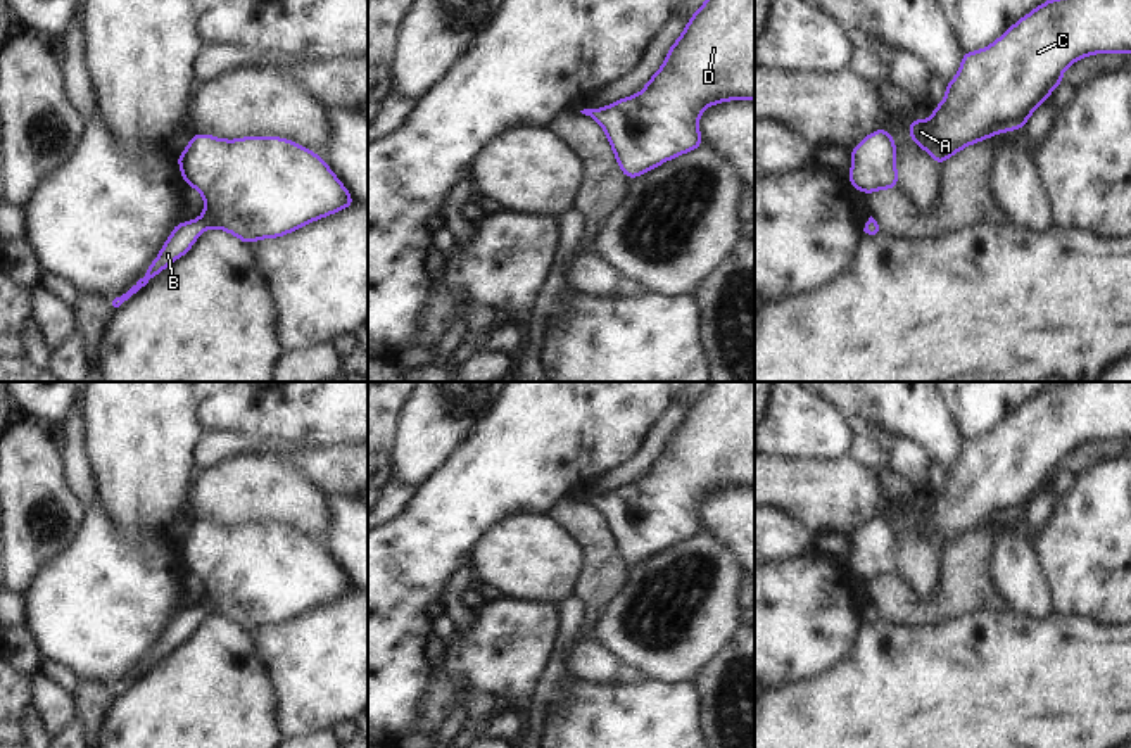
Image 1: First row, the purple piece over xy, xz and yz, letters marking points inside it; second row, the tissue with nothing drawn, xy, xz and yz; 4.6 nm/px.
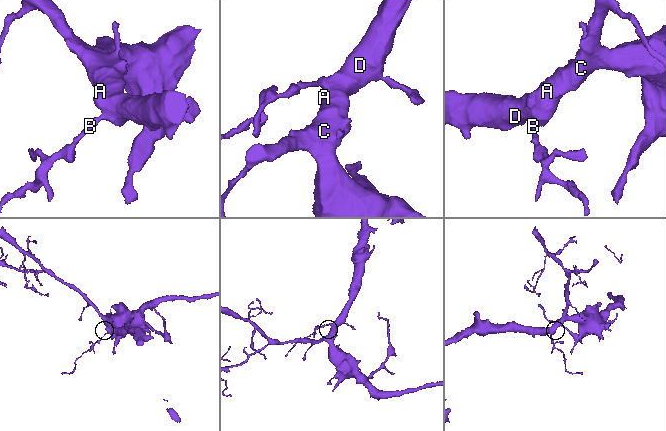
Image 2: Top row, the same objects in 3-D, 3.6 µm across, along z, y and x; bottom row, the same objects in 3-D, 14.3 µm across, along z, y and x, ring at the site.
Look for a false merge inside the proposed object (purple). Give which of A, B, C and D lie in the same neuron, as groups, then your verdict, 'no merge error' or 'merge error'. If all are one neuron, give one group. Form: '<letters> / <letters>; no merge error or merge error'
A B C D; no merge error

